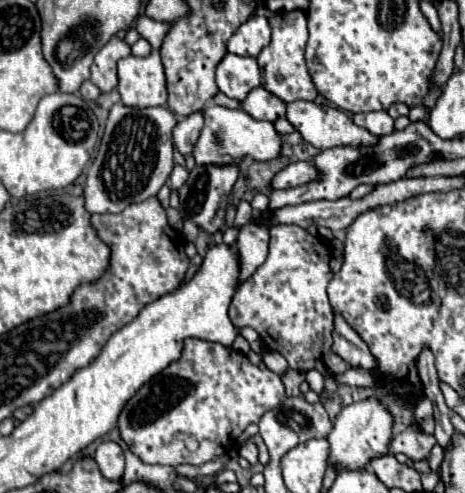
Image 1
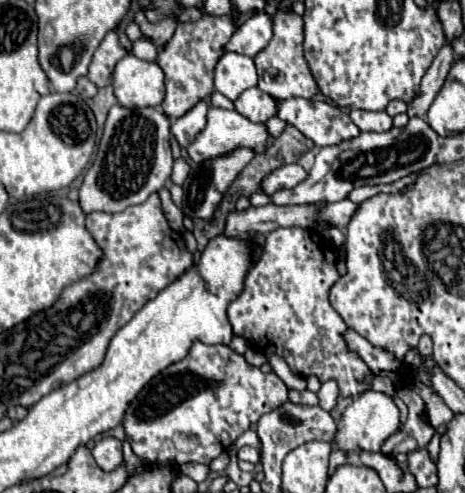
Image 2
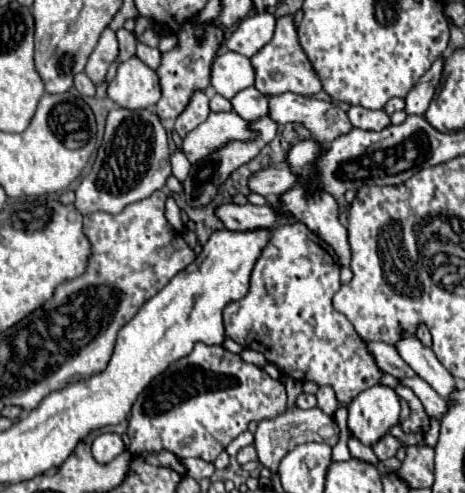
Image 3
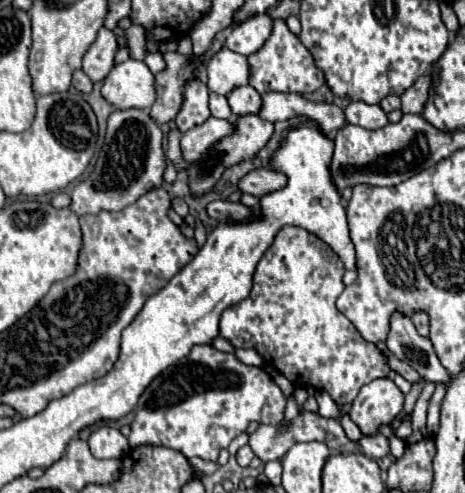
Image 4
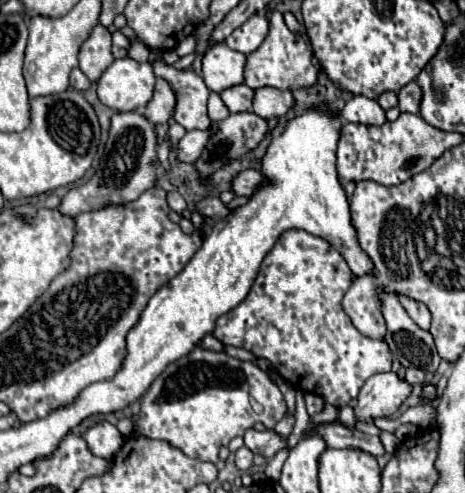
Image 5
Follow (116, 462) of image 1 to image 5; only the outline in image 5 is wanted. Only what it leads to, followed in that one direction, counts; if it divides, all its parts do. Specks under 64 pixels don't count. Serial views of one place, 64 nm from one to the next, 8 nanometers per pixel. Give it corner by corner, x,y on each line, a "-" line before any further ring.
100,422
96,426
92,426
84,440
88,442
88,448
100,456
100,458
106,458
106,460
112,460
116,456
116,452
122,448
124,444
124,436
118,432
116,426
112,426
110,422

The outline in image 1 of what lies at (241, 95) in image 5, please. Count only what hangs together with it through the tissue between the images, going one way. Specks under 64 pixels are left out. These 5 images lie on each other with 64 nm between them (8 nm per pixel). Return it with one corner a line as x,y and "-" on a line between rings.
262,86
260,88
254,88
246,100
242,102
242,108
258,118
258,120
268,120
268,122
276,122
278,118
284,118
284,100
280,100
278,96
272,96
268,90
264,90

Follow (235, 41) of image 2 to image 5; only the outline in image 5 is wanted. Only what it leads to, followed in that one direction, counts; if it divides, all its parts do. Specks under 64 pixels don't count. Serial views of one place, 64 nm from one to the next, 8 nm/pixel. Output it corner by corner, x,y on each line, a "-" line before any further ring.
254,14
240,28
236,28
224,42
236,52
250,54
264,42
266,34
268,34
268,18
262,14

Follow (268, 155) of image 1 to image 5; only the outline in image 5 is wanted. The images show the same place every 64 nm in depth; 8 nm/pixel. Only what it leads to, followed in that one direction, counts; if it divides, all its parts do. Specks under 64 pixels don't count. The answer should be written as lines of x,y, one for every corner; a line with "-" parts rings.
210,126
206,130
190,130
184,134
184,138
178,142
178,158
182,162
190,162
194,164
200,154
202,154
202,148
208,144
208,140
212,138
216,130

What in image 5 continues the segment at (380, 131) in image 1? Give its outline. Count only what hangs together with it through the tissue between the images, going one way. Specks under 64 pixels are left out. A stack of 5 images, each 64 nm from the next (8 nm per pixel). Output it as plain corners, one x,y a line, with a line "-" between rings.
354,96
352,100
348,100
340,116
346,122
366,124
366,126
380,126
386,122
386,112
380,108
380,104
366,96

